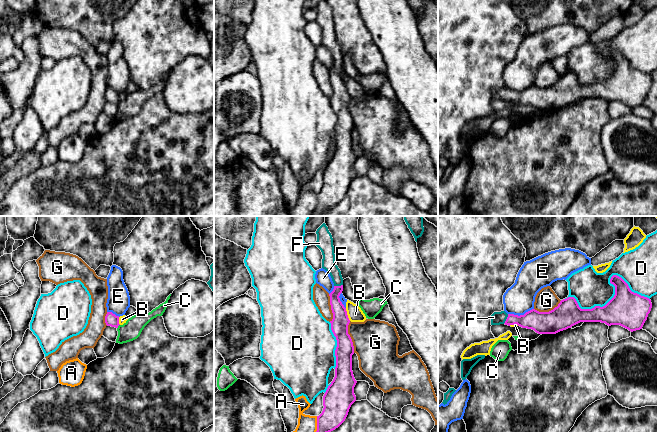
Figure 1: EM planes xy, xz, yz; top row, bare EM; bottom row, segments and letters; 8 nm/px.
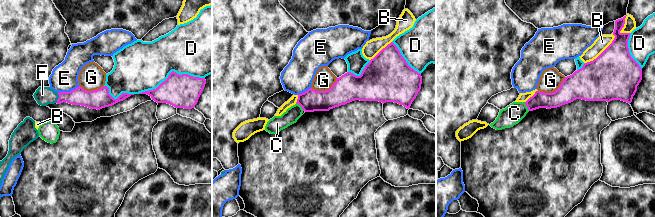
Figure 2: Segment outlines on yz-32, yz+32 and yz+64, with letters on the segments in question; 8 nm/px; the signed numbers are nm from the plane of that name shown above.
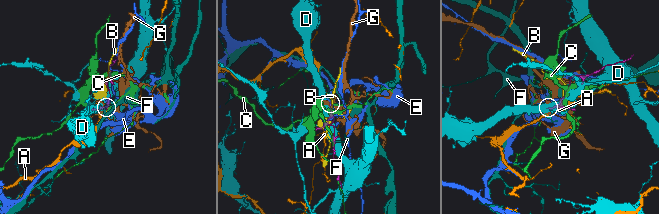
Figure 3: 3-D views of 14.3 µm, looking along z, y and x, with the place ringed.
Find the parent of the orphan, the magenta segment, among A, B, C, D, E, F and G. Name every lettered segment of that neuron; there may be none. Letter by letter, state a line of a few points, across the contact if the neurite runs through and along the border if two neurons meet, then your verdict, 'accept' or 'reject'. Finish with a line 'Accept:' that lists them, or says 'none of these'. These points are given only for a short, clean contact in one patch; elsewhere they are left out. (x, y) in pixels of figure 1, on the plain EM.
A: reject
B: reject
C: xy (119, 100), (117, 104) | reject
D: reject
E: reject
F: yz (533, 95), (506, 95), (497, 94) | accept
G: reject
Accept: F

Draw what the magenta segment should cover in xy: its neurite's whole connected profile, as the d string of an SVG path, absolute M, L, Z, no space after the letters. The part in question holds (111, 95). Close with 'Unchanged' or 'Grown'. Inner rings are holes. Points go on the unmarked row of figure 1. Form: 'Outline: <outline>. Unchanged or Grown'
Outline: M107 88L105 92L105 99L107 102L118 104L119 100L119 92L116 92L112 88Z. Unchanged

